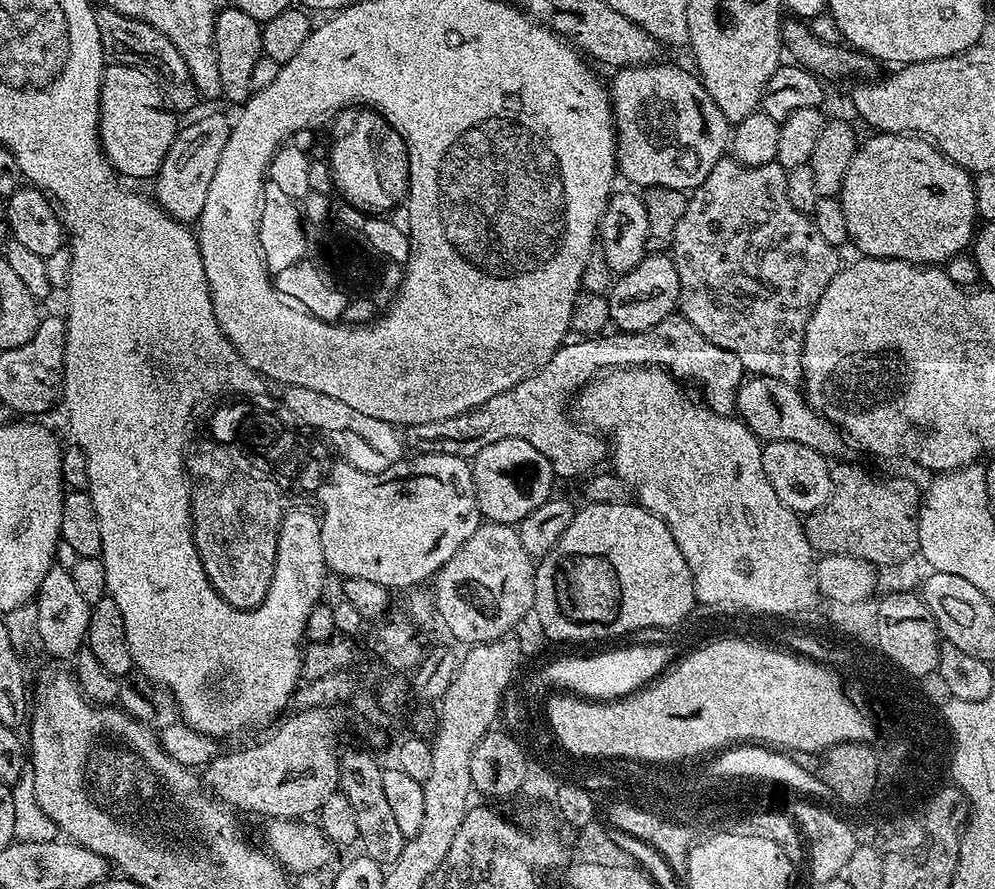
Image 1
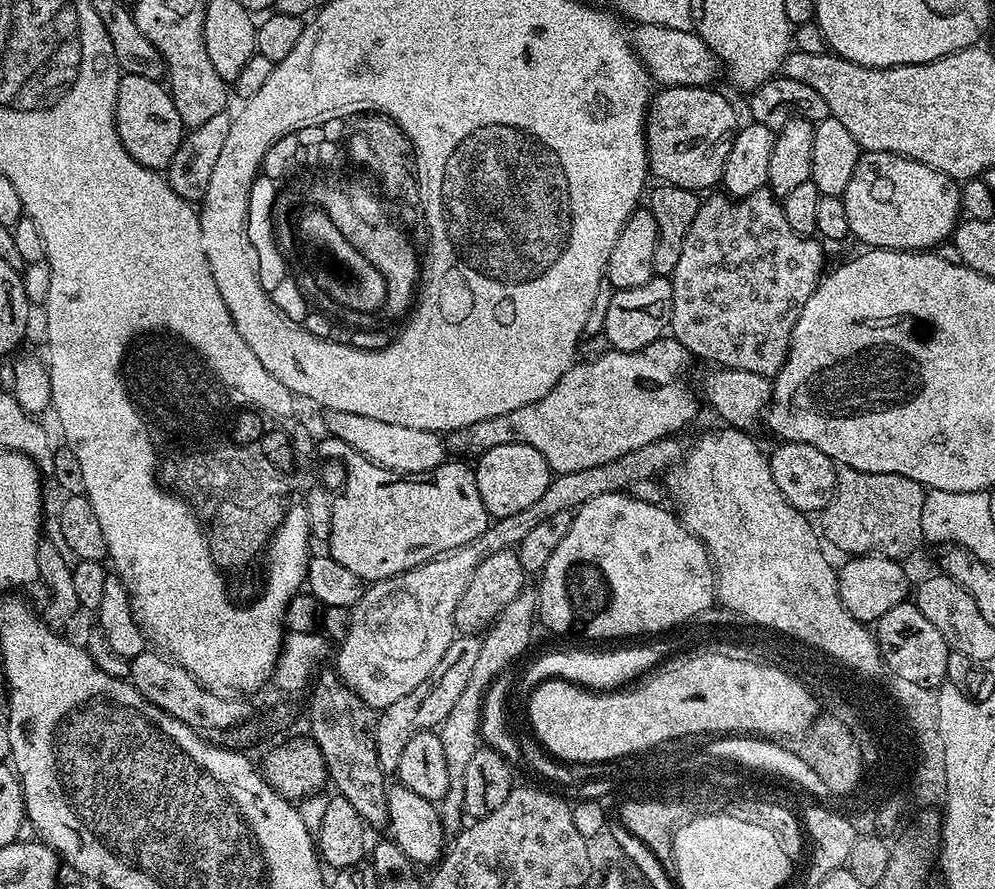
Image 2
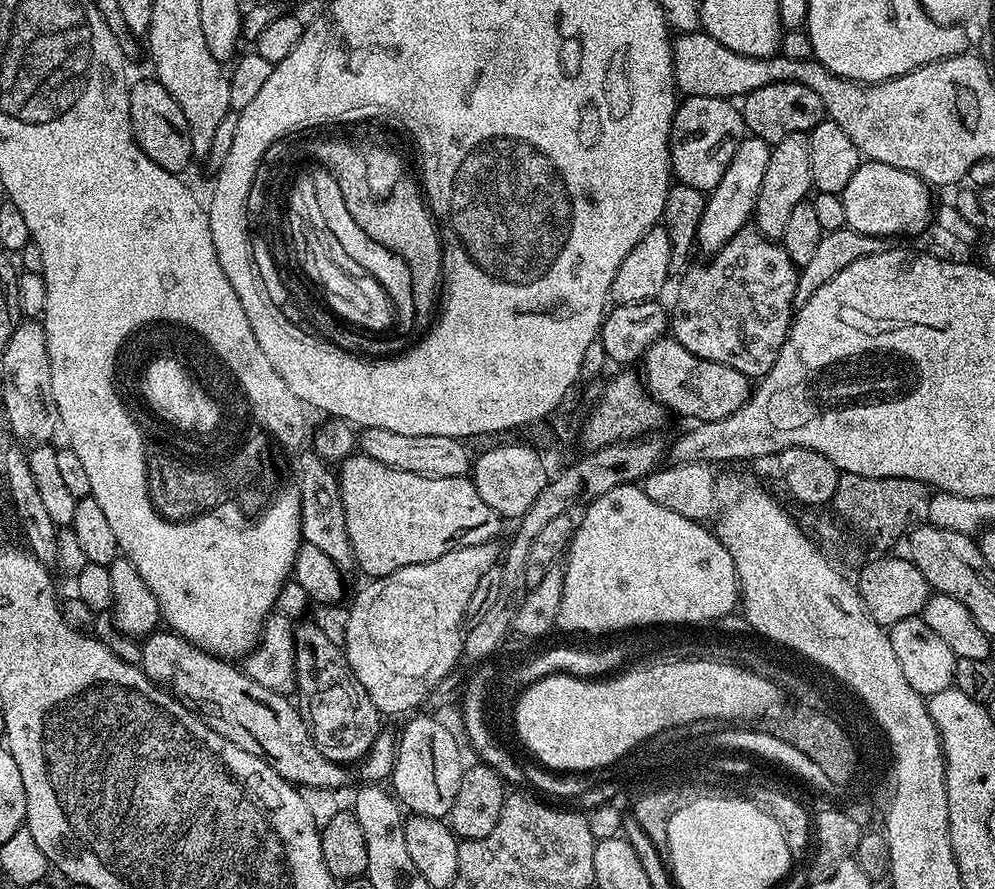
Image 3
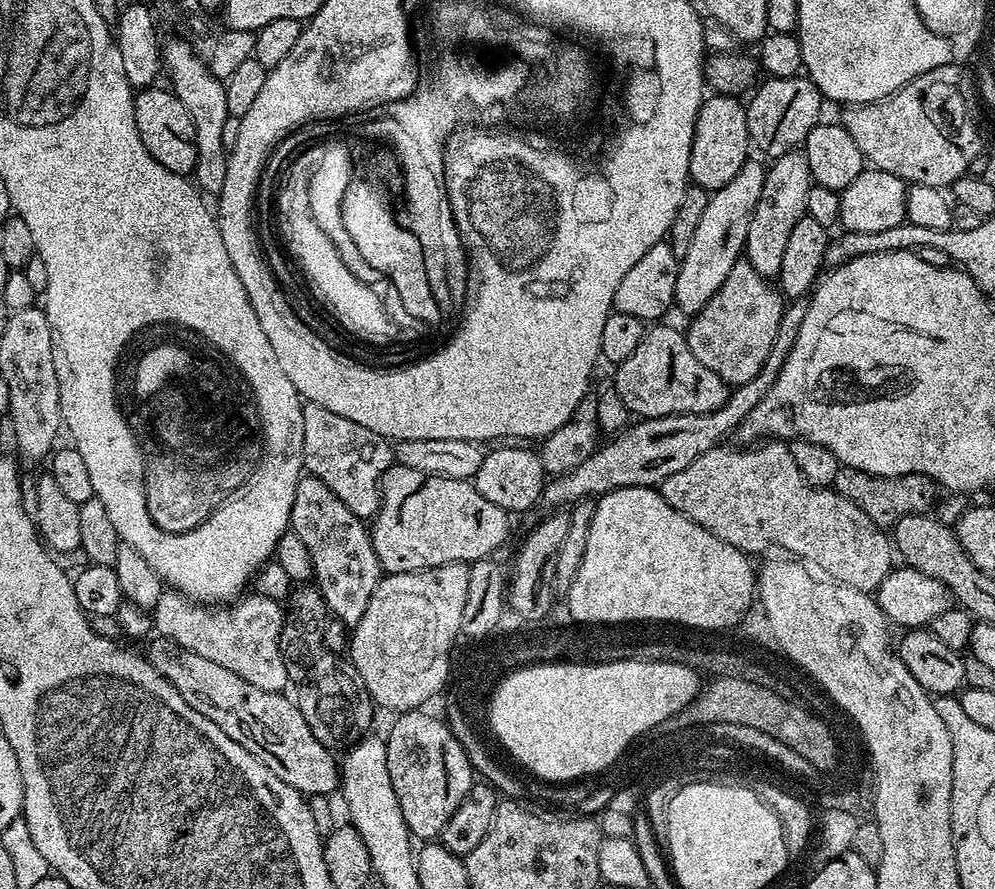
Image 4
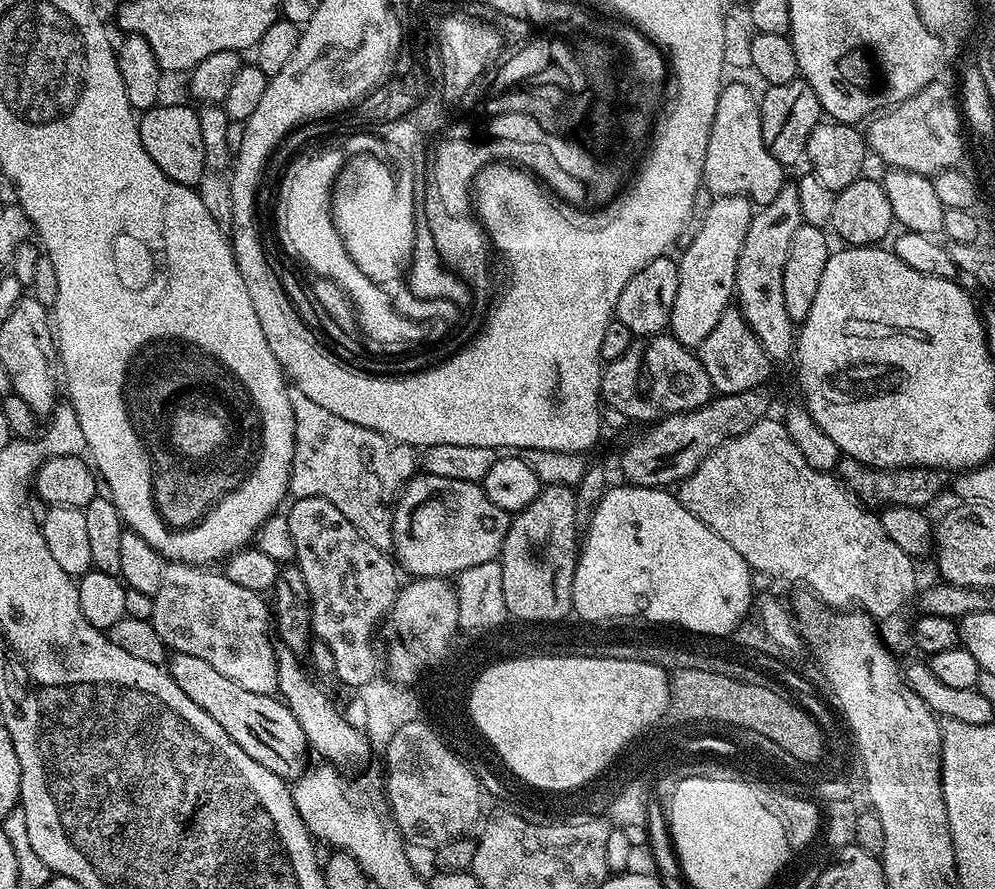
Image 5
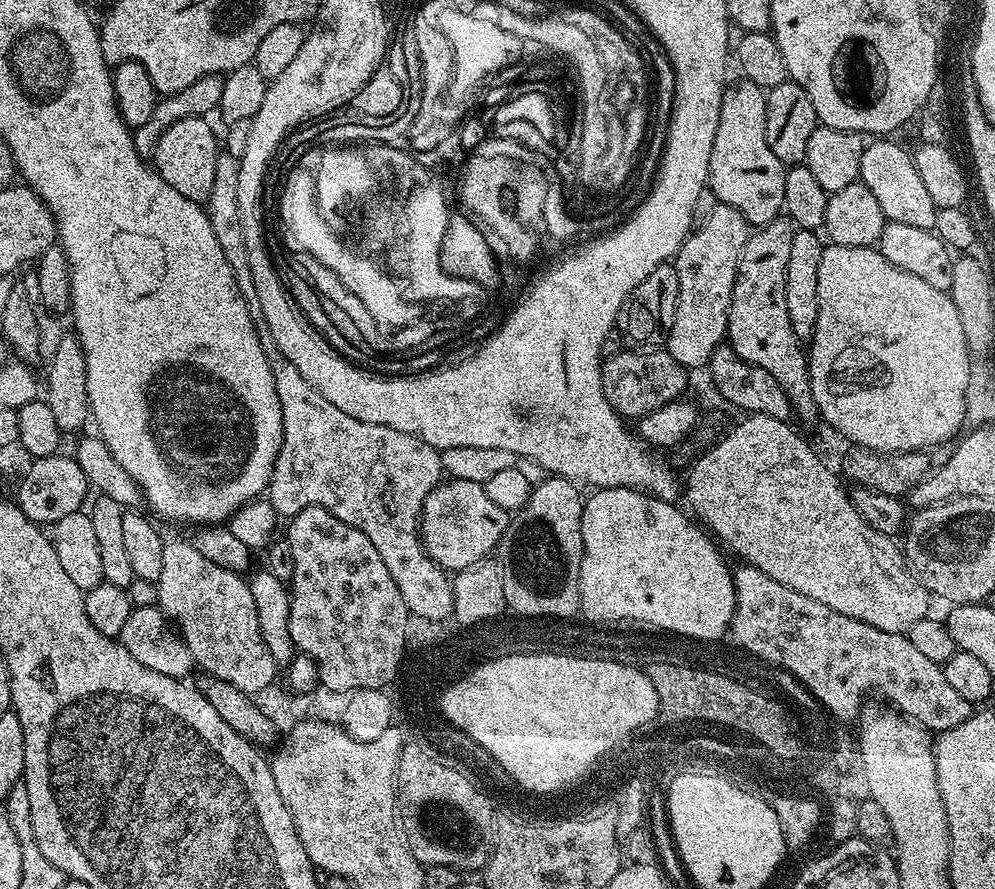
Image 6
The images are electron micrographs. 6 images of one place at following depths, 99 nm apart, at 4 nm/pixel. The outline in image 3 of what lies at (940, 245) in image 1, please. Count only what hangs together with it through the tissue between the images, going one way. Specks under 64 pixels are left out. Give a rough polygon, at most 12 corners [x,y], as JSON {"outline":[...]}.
{"outline":[[865,159],[839,195],[847,227],[912,236],[930,224],[929,185]]}

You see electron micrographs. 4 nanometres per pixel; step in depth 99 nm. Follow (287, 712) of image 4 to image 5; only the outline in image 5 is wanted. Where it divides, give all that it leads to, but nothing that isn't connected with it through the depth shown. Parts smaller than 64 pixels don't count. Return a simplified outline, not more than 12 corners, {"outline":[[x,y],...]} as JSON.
{"outline":[[210,662],[168,669],[250,758],[287,780],[308,740],[282,700],[243,689]]}

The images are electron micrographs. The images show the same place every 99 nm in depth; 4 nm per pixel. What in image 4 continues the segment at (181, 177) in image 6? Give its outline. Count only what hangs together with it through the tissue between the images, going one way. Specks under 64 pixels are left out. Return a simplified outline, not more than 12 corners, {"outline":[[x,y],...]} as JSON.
{"outline":[[167,87],[141,88],[134,122],[166,170],[196,171],[194,122]]}

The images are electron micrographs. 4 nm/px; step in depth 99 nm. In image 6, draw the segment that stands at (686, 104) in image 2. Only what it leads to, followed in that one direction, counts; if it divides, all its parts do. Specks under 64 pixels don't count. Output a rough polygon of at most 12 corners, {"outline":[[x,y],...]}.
{"outline":[[765,89],[724,90],[707,187],[749,225],[784,210]]}

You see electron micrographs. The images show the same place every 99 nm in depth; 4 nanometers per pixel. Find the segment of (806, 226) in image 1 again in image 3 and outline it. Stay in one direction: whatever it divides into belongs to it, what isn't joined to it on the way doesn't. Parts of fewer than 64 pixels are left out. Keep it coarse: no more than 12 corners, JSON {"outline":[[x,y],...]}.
{"outline":[[743,228],[679,277],[670,332],[763,378],[798,265]]}

